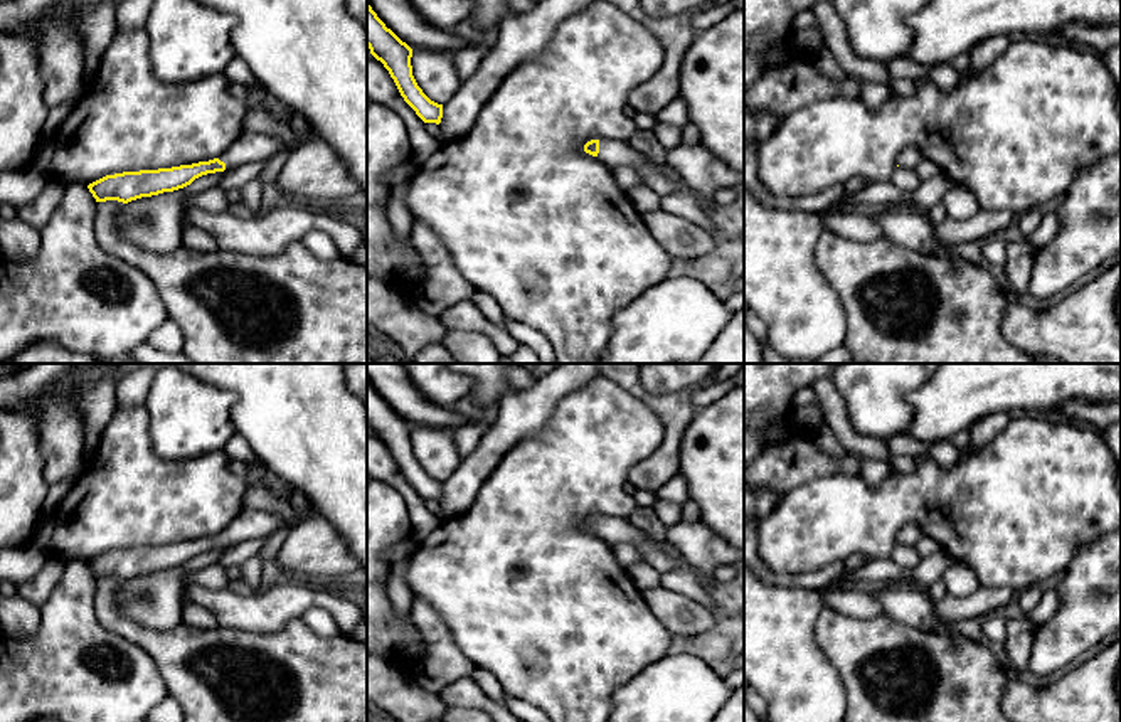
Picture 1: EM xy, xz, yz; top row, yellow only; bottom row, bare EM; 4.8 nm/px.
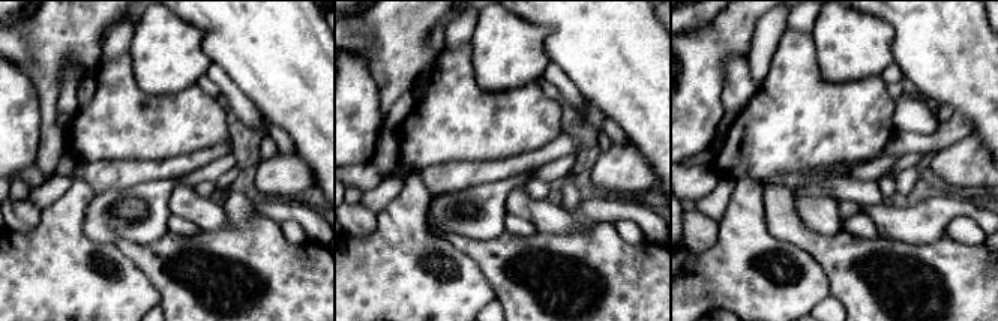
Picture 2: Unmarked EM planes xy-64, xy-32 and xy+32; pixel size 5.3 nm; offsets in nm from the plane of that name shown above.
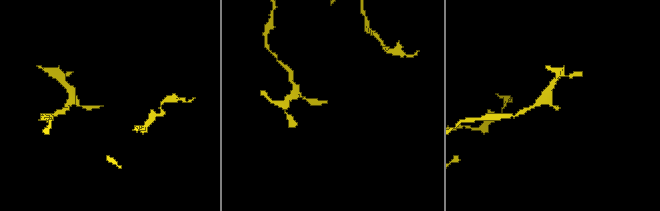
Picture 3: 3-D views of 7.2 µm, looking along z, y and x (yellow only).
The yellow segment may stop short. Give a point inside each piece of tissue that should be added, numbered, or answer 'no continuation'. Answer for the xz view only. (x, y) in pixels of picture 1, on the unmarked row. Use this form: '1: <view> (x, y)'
1: xz (613, 530)

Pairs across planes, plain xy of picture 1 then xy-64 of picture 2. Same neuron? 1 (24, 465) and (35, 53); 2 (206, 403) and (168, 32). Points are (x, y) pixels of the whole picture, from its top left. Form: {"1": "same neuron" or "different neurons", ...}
{"1": "different neurons", "2": "same neuron"}

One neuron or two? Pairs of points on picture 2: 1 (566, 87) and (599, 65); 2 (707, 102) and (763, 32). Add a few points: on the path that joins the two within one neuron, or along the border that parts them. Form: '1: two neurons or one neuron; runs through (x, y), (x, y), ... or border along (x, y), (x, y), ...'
1: two neurons; border along (551, 60), (586, 101)
2: two neurons; border along (763, 15), (757, 23), (752, 45), (746, 54)

